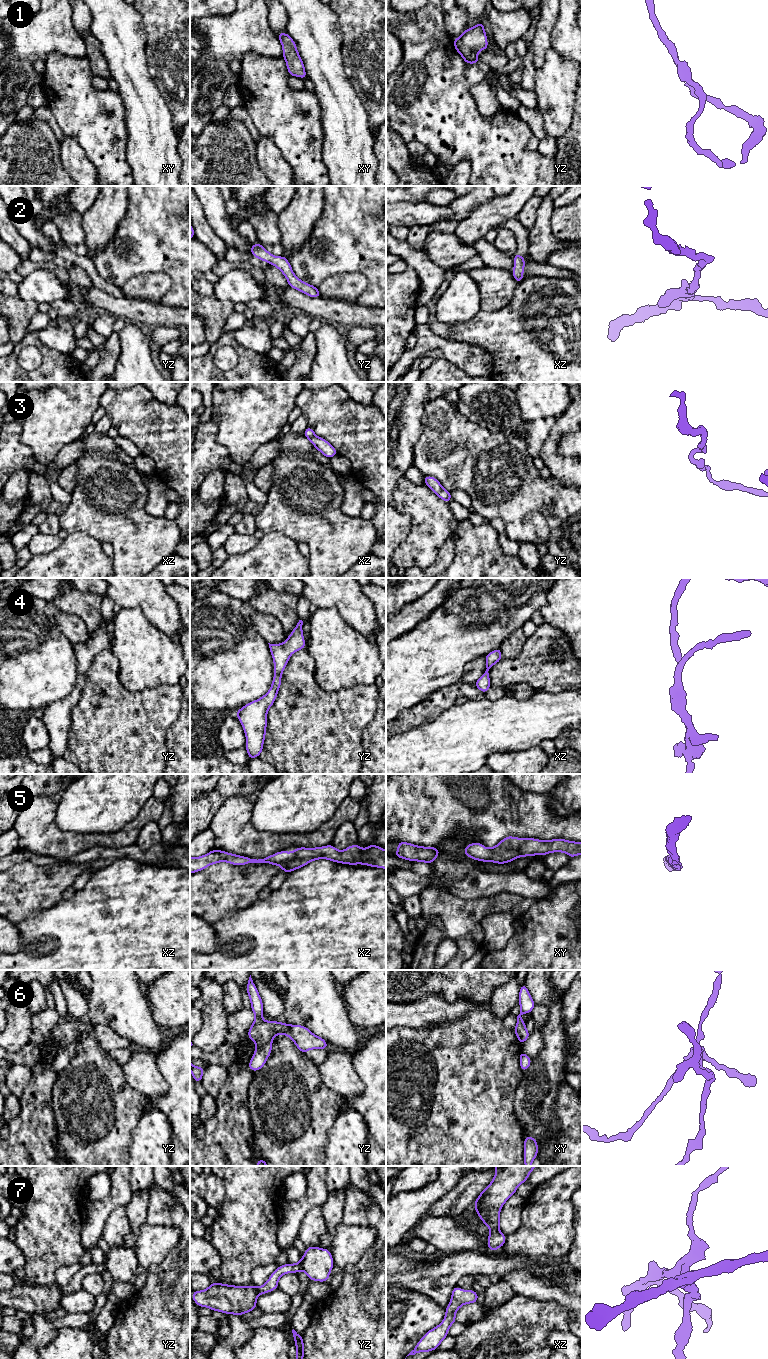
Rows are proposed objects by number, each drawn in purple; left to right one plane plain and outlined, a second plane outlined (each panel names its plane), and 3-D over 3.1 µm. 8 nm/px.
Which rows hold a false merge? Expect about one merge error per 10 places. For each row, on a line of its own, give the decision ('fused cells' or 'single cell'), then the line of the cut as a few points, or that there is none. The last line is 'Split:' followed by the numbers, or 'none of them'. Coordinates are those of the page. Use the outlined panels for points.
1: single cell; cut none
2: single cell; cut none
3: single cell; cut none
4: single cell; cut none
5: single cell; cut none
6: single cell; cut none
7: single cell; cut none
Split: none of them

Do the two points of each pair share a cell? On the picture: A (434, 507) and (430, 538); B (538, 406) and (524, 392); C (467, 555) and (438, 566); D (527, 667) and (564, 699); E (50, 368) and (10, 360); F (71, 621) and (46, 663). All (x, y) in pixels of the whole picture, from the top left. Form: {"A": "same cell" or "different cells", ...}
{"A": "same cell", "B": "same cell", "C": "different cells", "D": "different cells", "E": "same cell", "F": "different cells"}

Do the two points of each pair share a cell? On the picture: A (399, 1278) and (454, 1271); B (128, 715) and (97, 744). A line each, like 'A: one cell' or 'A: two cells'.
A: one cell
B: one cell

